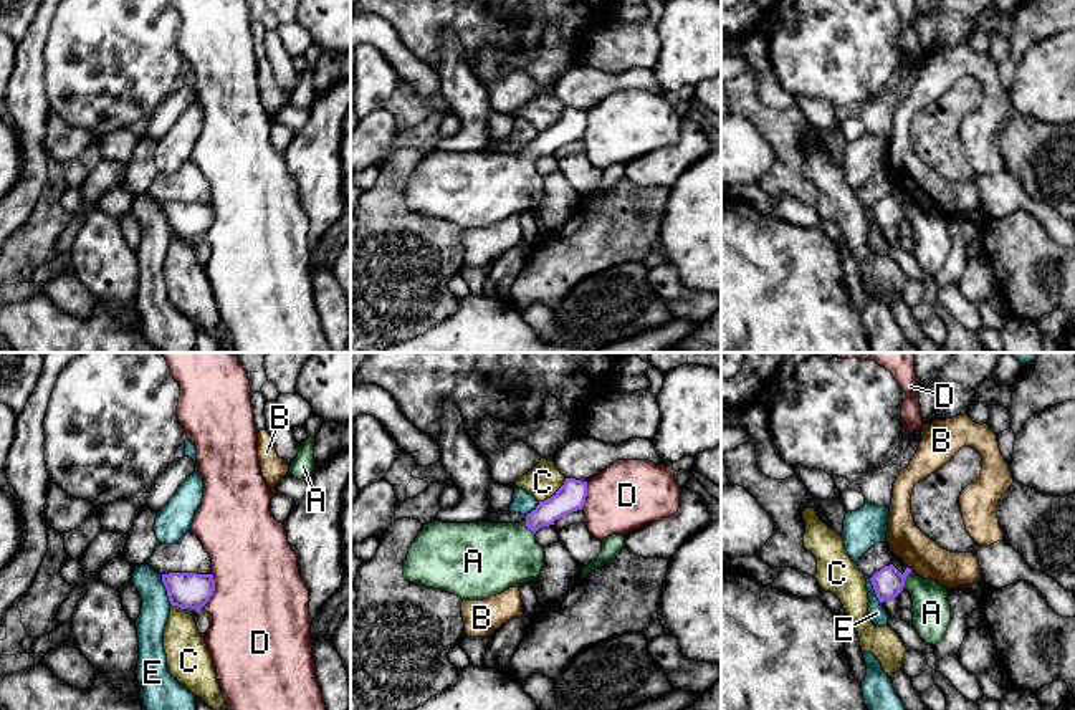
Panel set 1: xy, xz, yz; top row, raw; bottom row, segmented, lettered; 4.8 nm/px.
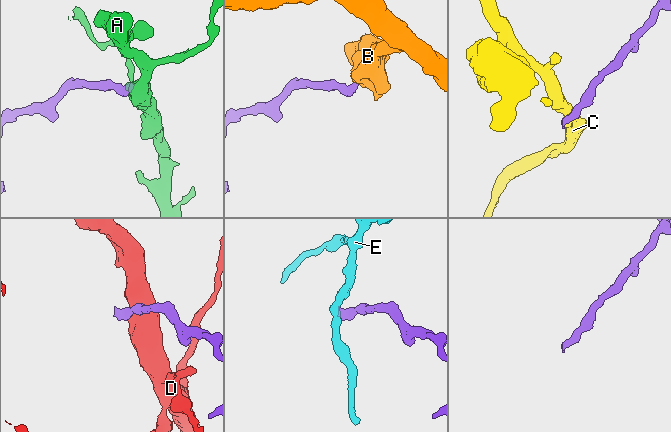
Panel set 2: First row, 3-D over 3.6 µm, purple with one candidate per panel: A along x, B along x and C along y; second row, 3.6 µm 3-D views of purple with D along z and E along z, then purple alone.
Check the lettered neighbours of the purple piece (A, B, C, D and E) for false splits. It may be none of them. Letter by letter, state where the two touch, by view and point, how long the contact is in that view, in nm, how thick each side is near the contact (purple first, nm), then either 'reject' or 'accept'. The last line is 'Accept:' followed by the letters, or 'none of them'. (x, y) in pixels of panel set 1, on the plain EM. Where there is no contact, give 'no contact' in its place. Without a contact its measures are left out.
A: yz (905, 207) | 100 nm | 150/190 nm | accept
B: no contact | reject
C: xz (553, 124) | 180 nm | 140/160 nm | reject
D: xy (214, 219) | 180 nm | 180/480 nm | reject
E: xy (166, 217) | 150 nm | 180/140 nm | reject
Accept: A

